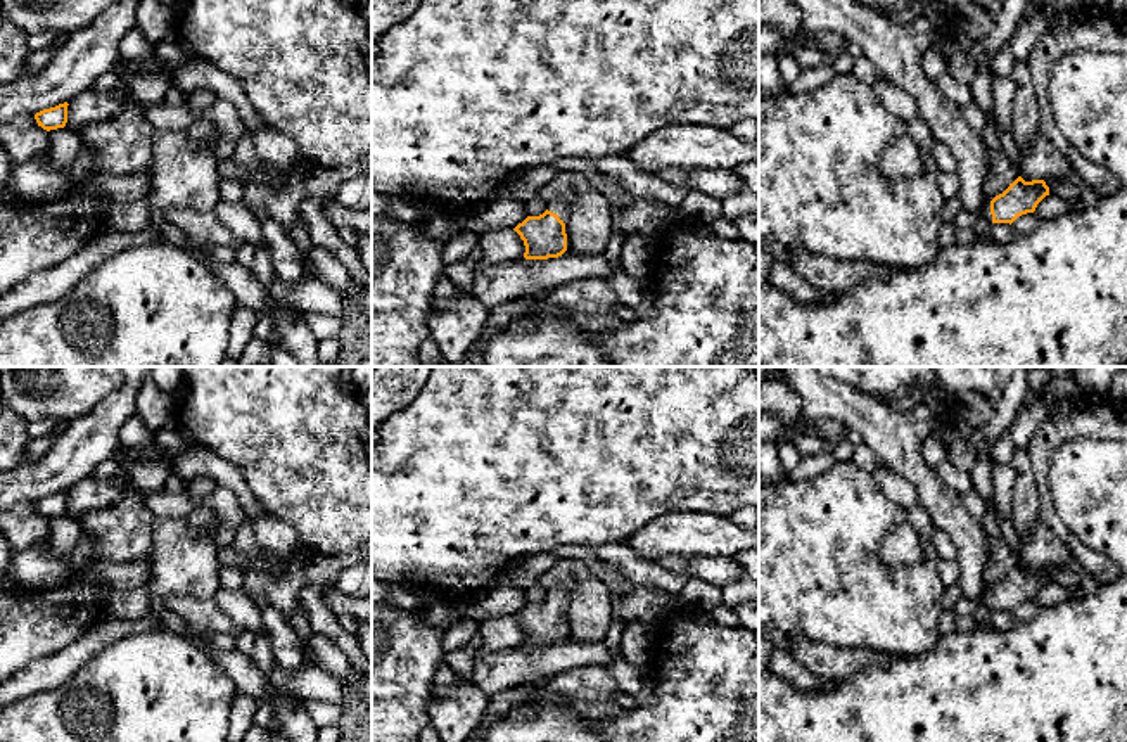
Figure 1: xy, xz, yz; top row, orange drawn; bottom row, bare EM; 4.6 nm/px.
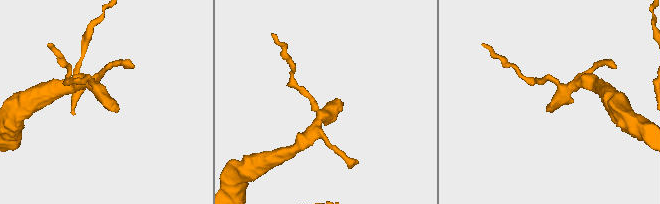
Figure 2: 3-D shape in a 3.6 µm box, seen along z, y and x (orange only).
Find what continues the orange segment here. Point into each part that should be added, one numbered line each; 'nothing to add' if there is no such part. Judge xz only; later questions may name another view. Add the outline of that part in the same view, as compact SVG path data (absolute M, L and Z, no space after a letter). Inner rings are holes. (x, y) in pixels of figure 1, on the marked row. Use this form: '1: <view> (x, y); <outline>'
1: xz (560, 208); M550 201L546 204L546 209L555 213L564 221L570 209L570 204L567 201Z

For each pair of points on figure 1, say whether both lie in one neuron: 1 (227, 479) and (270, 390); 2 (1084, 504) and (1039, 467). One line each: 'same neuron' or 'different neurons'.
1: different neurons
2: different neurons

